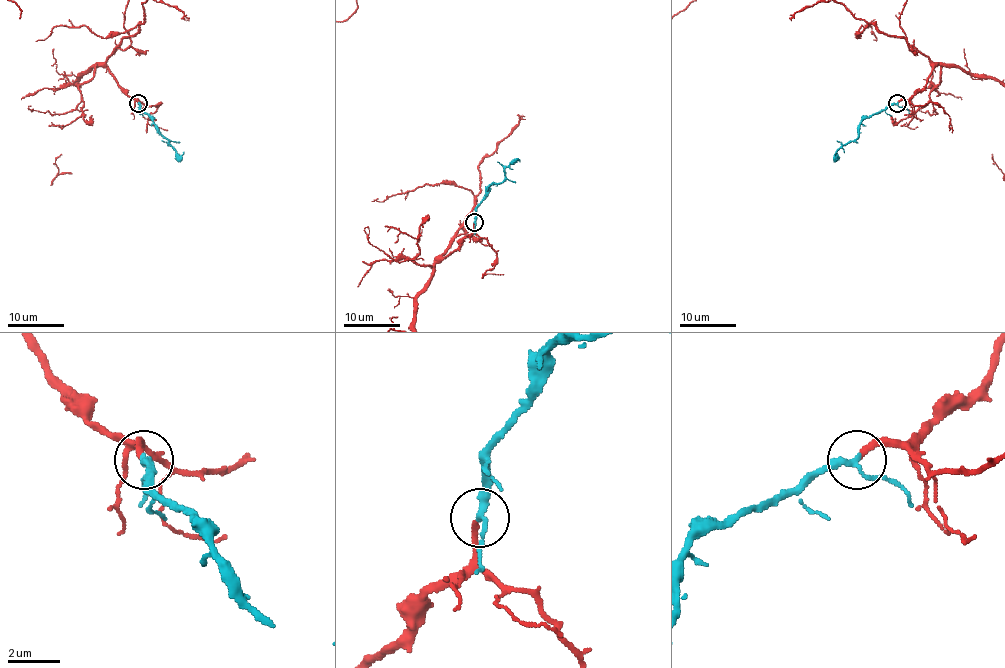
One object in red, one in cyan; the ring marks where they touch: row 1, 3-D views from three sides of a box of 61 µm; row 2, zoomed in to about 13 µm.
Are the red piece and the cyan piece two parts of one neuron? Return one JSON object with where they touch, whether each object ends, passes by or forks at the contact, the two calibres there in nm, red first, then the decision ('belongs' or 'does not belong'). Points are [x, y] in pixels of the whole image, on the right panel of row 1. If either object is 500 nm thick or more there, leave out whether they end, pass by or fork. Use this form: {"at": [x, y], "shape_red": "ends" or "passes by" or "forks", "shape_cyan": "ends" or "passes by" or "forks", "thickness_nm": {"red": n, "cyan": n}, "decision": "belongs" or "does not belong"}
{"at": [897, 103], "shape_red": "ends", "shape_cyan": "passes by", "thickness_nm": {"red": 220, "cyan": 220}, "decision": "belongs"}

